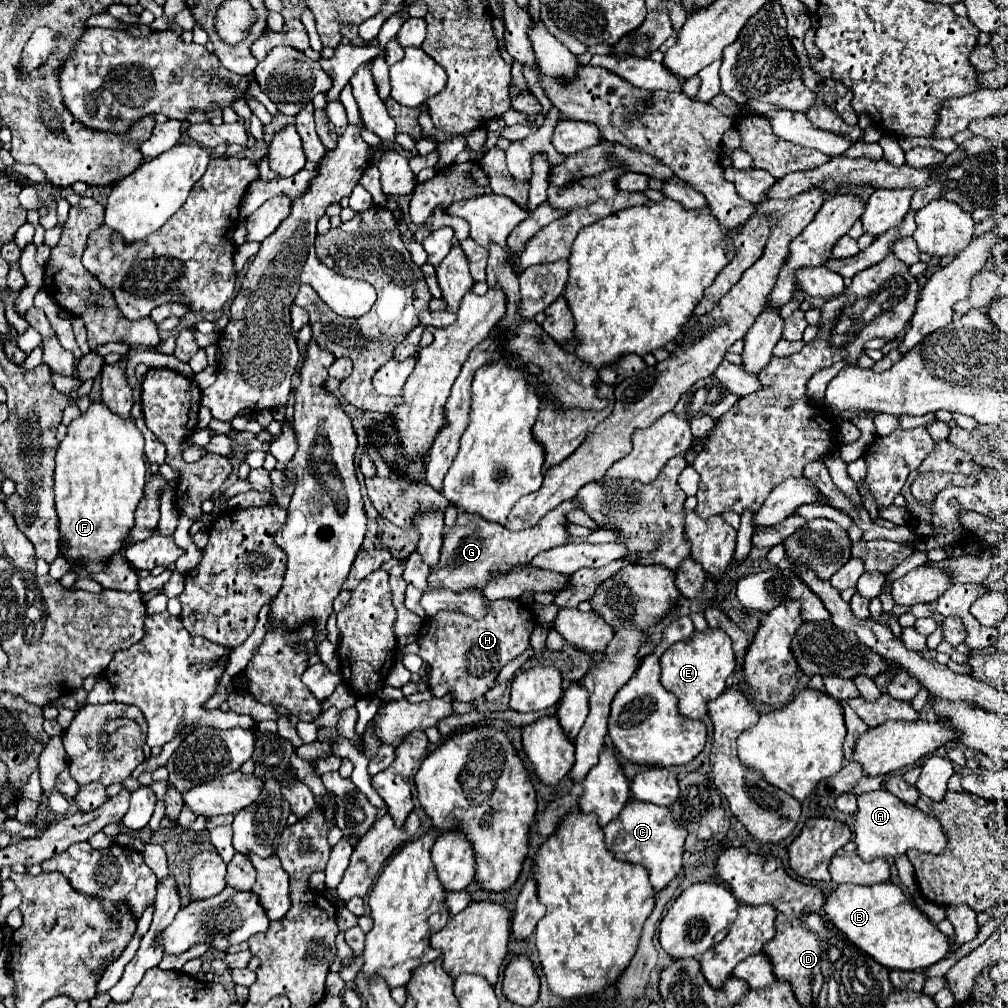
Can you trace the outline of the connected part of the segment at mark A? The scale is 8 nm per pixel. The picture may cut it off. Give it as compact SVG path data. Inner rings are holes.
M887 788L867 792L857 796L859 812L855 820L855 844L857 844L857 854L863 860L873 860L873 858L895 858L899 854L905 854L911 848L917 848L921 852L931 852L931 854L941 854L945 850L945 834L941 830L941 824L931 816L923 814L917 806L905 804L903 800L897 800Z

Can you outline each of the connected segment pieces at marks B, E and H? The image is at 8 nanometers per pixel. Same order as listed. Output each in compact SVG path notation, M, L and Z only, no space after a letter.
M891 882L873 886L841 884L827 896L823 914L863 952L889 970L925 970L947 958L949 938L919 912L903 890Z
M707 628L703 632L693 632L687 642L673 644L661 656L661 684L679 698L679 712L685 718L701 720L707 714L707 700L717 698L725 686L727 678L735 670L735 652L731 640L721 628Z
M495 600L491 602L491 610L483 620L473 620L469 616L457 614L457 612L439 612L433 618L425 620L419 632L419 656L429 666L429 688L433 696L447 696L451 694L457 702L473 702L477 698L483 698L489 688L493 688L495 678L499 670L513 660L515 656L523 654L529 646L529 636L533 628L537 626L537 620L529 608L525 608L517 600Z

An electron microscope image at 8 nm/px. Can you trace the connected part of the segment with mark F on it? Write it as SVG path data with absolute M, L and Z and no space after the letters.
M101 400L91 402L87 412L69 424L67 436L59 444L55 466L55 506L59 516L61 554L81 564L87 572L101 572L107 560L123 548L123 538L133 526L133 512L143 498L147 464L143 454L143 434L133 420L113 414Z

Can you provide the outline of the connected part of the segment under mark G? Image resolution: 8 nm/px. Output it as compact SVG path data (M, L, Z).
M567 500L555 510L547 512L539 520L539 524L521 532L511 532L501 524L487 522L483 516L469 516L469 512L461 512L455 526L447 534L443 534L441 556L437 568L433 568L427 576L427 590L435 590L439 588L439 584L443 590L451 592L481 590L489 582L489 576L511 572L515 566L527 566L539 552L563 546L567 542L569 534L565 530L565 512L575 508L579 508L579 504L575 500Z

